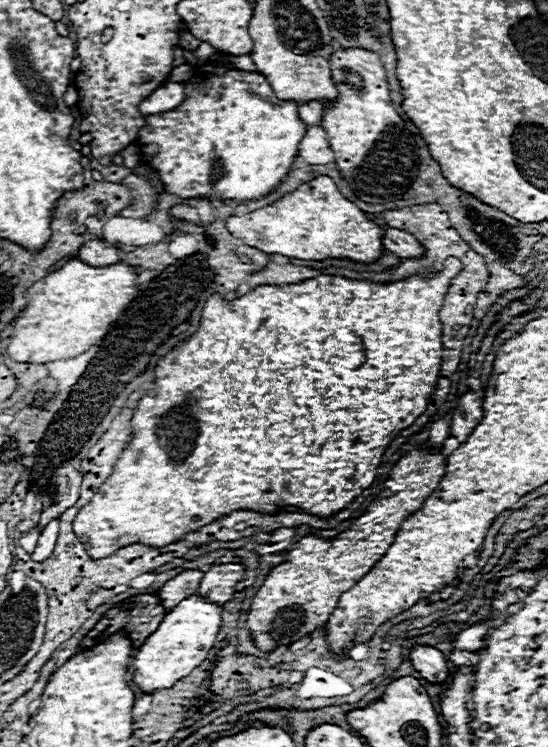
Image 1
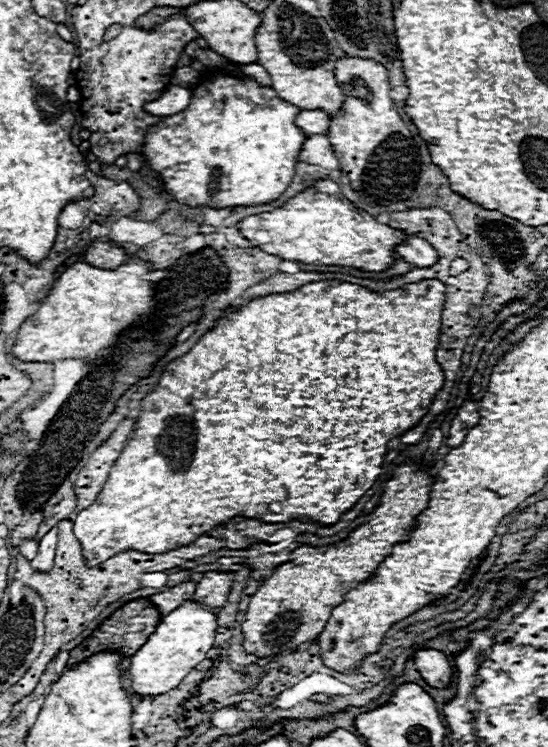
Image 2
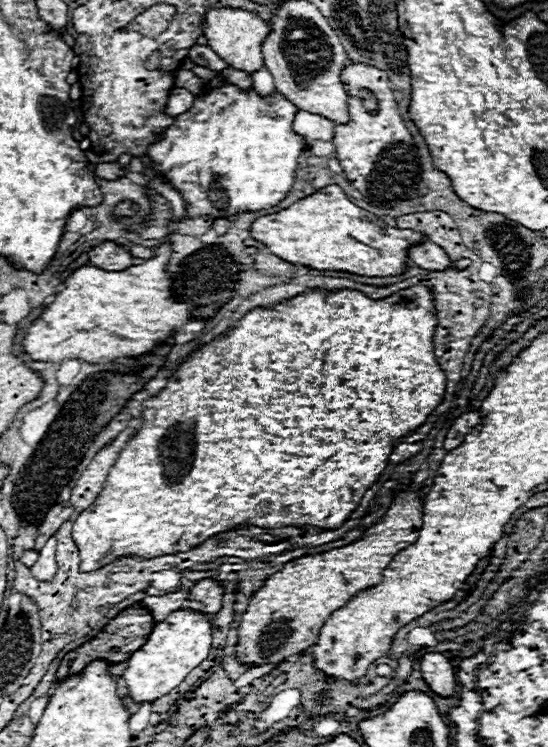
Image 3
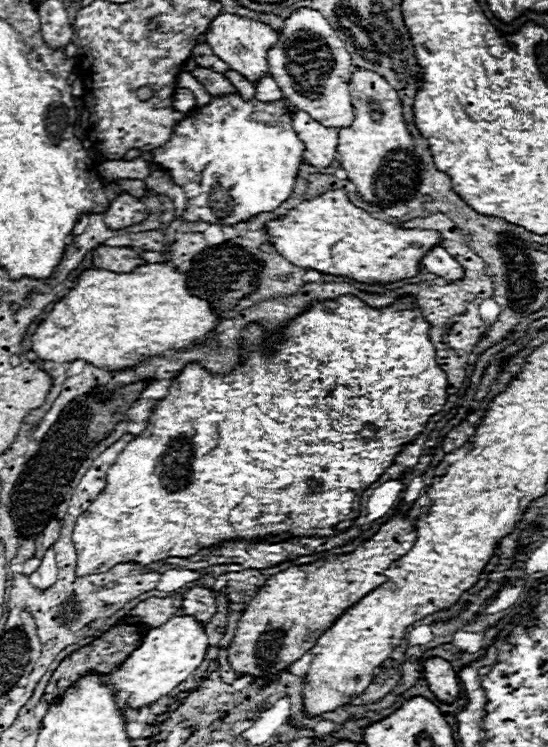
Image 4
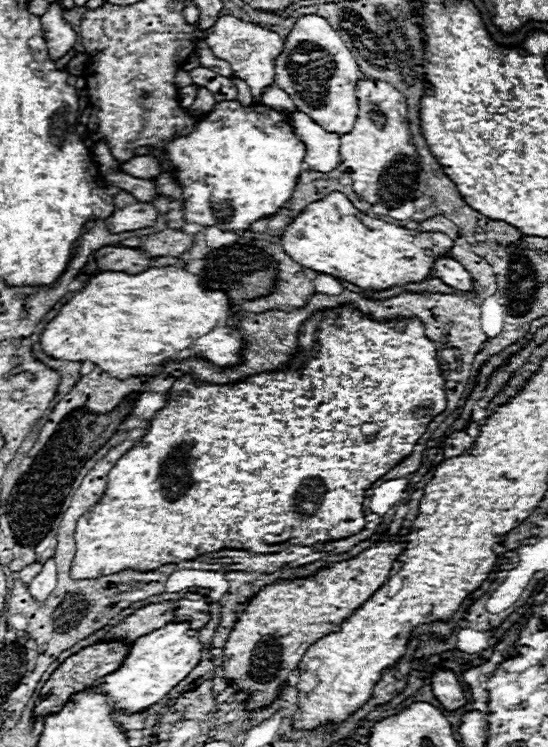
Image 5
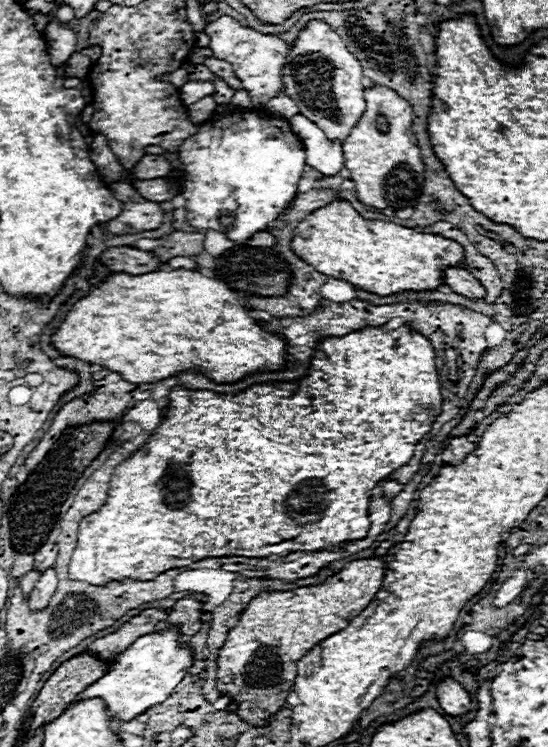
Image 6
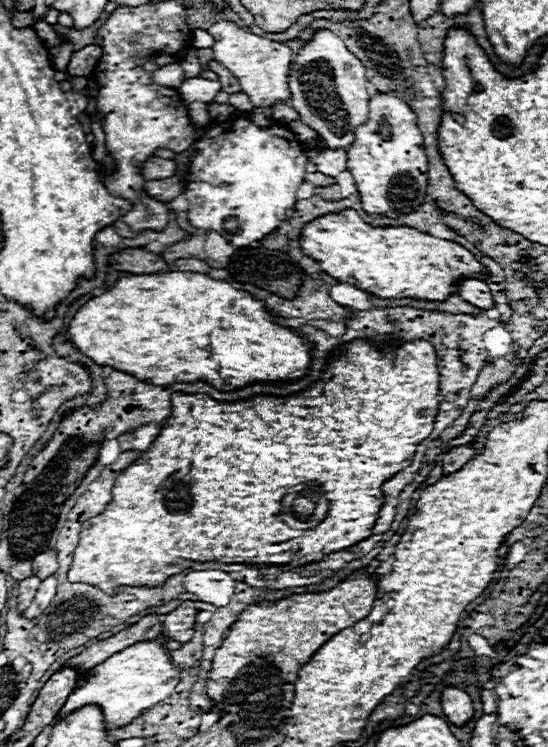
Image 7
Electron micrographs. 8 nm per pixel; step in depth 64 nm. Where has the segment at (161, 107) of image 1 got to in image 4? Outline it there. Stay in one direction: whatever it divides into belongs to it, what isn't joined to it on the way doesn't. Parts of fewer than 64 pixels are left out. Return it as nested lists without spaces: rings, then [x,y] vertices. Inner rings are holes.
[[[178,88],[176,96],[174,96],[174,108],[178,112],[190,112],[194,106],[196,106],[194,94],[190,90],[186,90],[186,88]]]

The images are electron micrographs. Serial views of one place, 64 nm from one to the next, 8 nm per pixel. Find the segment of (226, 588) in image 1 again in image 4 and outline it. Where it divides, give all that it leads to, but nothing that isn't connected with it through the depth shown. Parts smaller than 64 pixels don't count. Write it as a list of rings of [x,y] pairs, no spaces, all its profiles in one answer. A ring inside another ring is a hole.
[[[194,586],[190,590],[194,590],[198,598],[184,600],[180,612],[196,616],[202,620],[202,624],[206,624],[216,614],[216,592],[210,588],[204,588],[204,586]]]

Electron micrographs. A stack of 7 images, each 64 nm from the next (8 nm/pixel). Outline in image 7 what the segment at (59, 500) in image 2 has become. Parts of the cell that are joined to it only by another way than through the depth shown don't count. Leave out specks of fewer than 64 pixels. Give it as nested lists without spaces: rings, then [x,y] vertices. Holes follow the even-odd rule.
[[[46,550],[42,554],[38,554],[32,562],[32,574],[38,576],[40,580],[52,576],[58,568],[58,562],[56,562],[56,550]]]

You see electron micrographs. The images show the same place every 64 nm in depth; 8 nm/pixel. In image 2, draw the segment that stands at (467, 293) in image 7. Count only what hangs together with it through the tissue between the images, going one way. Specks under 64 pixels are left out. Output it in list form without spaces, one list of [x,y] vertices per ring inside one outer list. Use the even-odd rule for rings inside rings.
[[[408,236],[408,240],[404,240],[404,244],[400,244],[400,248],[396,248],[396,252],[400,258],[404,258],[406,262],[420,266],[420,268],[432,266],[438,258],[436,250],[426,240],[416,238],[416,236]]]

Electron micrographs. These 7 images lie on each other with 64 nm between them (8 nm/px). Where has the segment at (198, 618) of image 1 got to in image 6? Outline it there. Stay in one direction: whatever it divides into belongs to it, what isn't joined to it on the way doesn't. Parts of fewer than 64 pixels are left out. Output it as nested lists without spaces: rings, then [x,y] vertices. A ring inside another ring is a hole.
[[[174,626],[168,630],[140,636],[132,646],[118,654],[108,672],[100,680],[90,684],[86,690],[82,690],[76,700],[102,698],[108,704],[108,710],[112,712],[110,718],[118,720],[132,720],[148,708],[164,702],[194,662],[192,648],[184,646],[180,636],[180,628]]]

